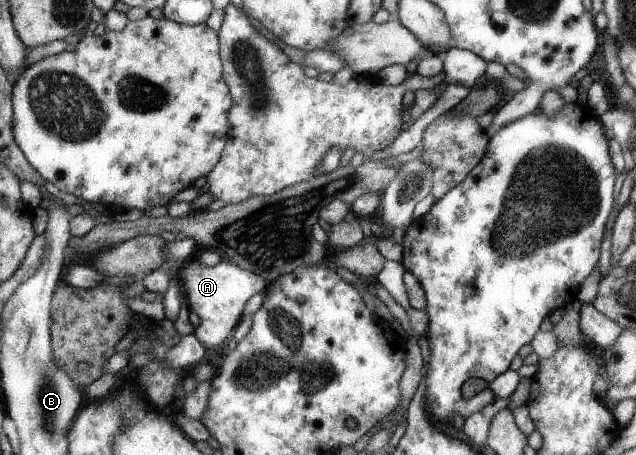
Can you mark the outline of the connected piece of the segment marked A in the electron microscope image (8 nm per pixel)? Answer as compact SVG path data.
M191 258L181 268L180 275L180 284L184 288L184 304L200 319L198 327L194 328L192 334L203 345L205 351L217 349L223 345L227 337L233 335L241 322L241 311L244 311L245 303L248 303L253 295L264 292L268 286L261 275L228 263L226 259L213 267L205 267Z

